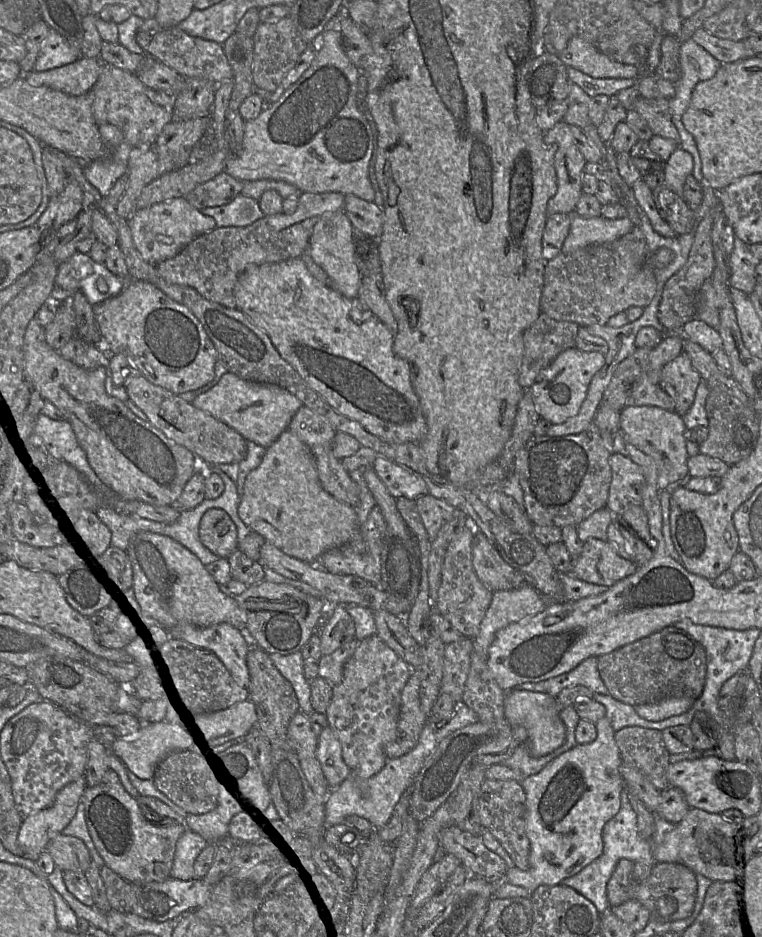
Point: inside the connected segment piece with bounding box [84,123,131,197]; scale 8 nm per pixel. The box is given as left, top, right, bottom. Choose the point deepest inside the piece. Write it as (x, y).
(102, 174)

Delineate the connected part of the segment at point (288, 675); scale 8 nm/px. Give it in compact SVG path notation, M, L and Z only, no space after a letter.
M301 651L293 654L269 654L277 669L291 683L298 699L300 712L310 716L314 709L311 703L311 689L304 675L304 660Z

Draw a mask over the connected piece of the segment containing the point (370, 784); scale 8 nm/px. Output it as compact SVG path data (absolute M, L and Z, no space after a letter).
M463 700L456 703L453 716L444 727L437 728L435 723L427 721L418 743L411 751L400 757L387 759L384 767L370 778L358 779L351 776L336 789L331 790L325 799L325 824L328 826L339 825L344 823L348 816L356 815L365 818L375 830L382 829L389 822L401 796L413 783L416 775L438 743L447 735L478 721L477 714Z

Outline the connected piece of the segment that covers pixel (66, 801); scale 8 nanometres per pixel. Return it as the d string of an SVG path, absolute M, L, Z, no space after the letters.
M81 777L64 786L50 807L22 820L18 842L26 858L36 861L46 851L49 841L68 826L76 815L85 789L86 779Z

